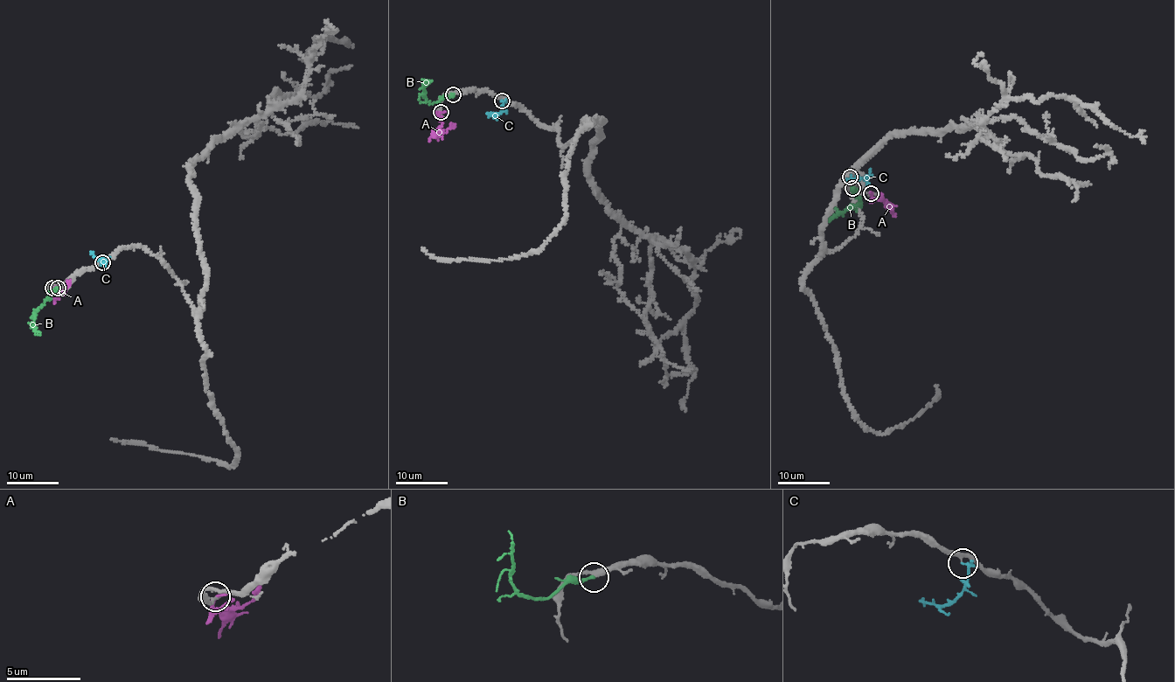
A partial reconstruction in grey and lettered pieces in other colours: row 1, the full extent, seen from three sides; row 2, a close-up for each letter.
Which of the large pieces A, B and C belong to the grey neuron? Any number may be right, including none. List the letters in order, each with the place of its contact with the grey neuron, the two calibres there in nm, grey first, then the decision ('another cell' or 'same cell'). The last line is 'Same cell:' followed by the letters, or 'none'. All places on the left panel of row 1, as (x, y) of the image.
A: meets grey at (52, 288); 160 nm thick on the grey side, 240 nm on the other; another cell
B: meets grey at (58, 288); 300 nm thick on the grey side, 200 nm on the other; same cell
C: meets grey at (102, 262); 200 nm thick on the grey side, 200 nm on the other; another cell
Same cell: B

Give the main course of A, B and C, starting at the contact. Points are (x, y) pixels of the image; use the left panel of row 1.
A: (52, 288), (54, 292), (65, 288), (70, 281)
B: (57, 288), (33, 313), (32, 324), (38, 333)
C: (101, 262), (107, 260), (95, 258), (91, 253)

